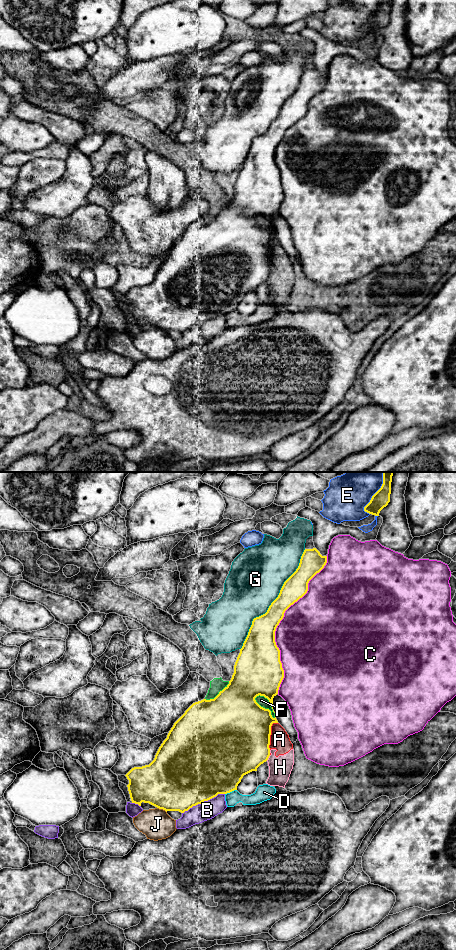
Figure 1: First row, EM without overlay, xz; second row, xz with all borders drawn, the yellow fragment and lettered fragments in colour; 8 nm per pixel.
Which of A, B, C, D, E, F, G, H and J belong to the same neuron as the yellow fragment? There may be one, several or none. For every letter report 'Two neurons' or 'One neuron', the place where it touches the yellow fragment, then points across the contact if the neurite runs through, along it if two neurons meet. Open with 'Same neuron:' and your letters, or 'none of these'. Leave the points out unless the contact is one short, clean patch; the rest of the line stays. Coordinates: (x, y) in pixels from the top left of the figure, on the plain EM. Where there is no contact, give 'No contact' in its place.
Same neuron: none of these
A: Two neurons. Touches yellow at xz (270, 254). Boundary: xz (277, 242), (271, 245), (269, 269)
B: Two neurons. Touches yellow at xz (203, 321)
C: Two neurons. Touches yellow at xz (278, 144)
D: Two neurons. Touches yellow at xz (230, 311)
E: Two neurons. Touches yellow at xz (371, 18)
F: Two neurons. Touches yellow at xz (264, 228)
G: Two neurons. Touches yellow at xz (272, 122)
H: Two neurons. Touches yellow at xz (268, 277)
J: Two neurons. Touches yellow at xz (162, 328)

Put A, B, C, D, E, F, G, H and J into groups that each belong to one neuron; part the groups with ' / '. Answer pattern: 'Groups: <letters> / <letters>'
Groups: A F H / B / C / D / E / G / J

